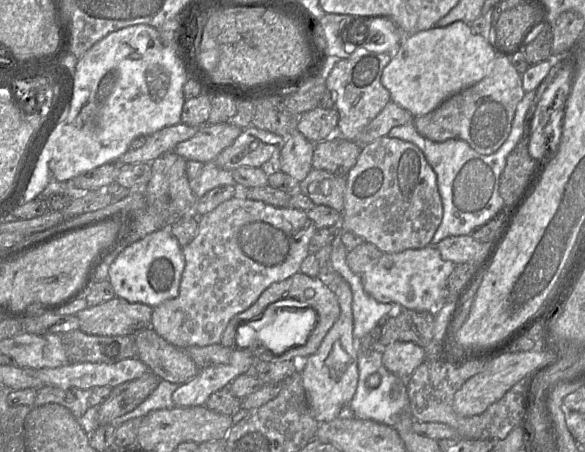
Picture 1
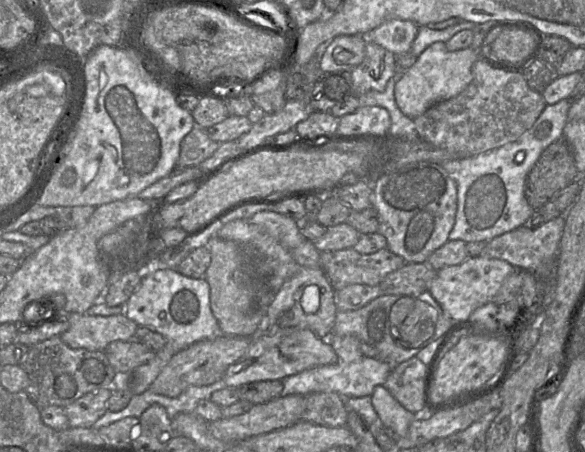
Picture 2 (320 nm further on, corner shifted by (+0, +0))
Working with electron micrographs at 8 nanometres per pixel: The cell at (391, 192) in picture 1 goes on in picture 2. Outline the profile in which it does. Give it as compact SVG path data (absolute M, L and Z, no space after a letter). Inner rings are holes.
M421 161L418 163L411 163L401 169L392 170L376 181L372 182L371 204L378 213L378 230L377 233L383 235L387 240L387 249L392 253L402 257L406 263L425 263L427 258L439 247L448 241L449 233L451 232L457 211L457 185L455 181L448 175L448 173L437 163L428 161Z

